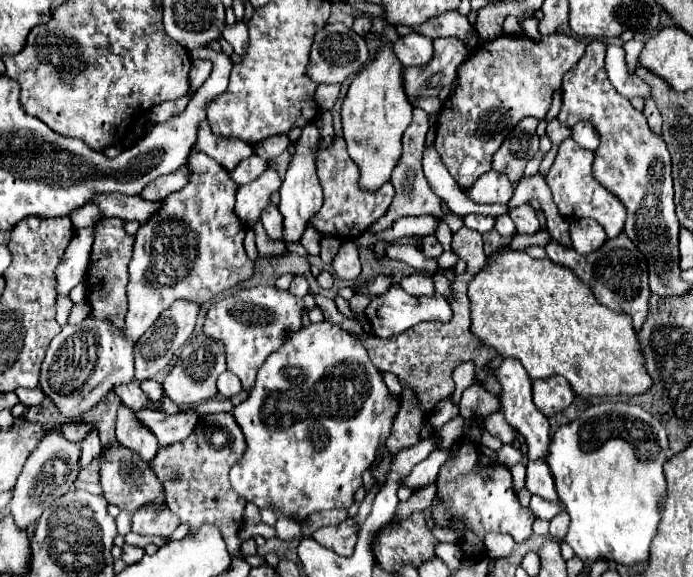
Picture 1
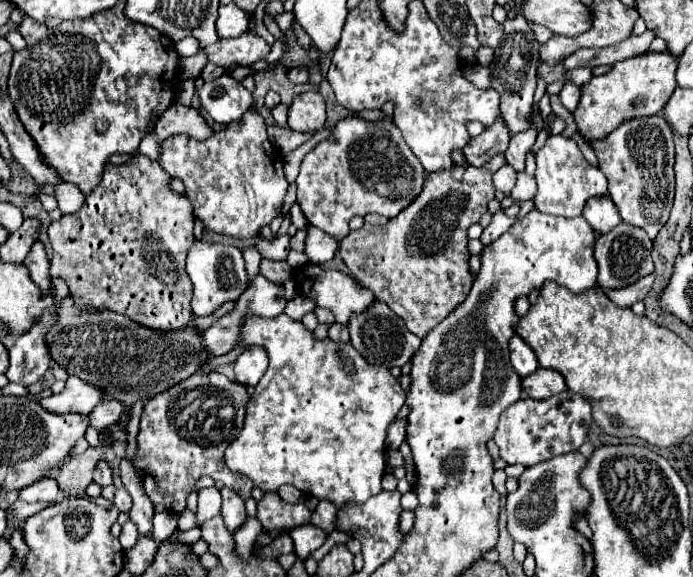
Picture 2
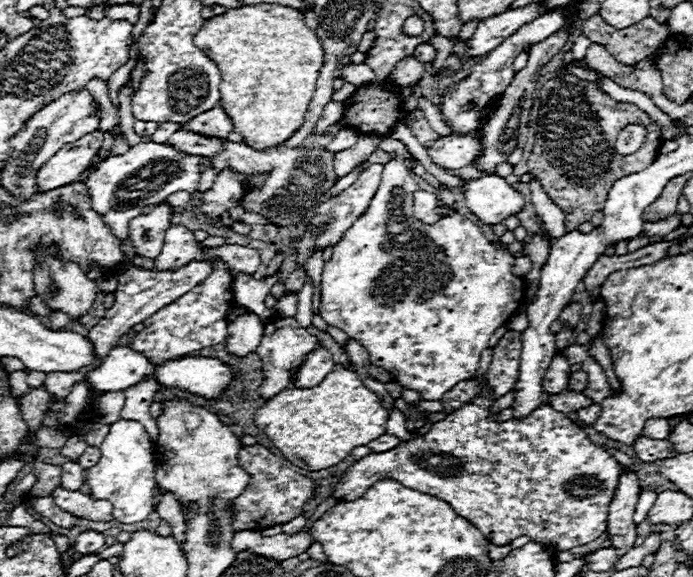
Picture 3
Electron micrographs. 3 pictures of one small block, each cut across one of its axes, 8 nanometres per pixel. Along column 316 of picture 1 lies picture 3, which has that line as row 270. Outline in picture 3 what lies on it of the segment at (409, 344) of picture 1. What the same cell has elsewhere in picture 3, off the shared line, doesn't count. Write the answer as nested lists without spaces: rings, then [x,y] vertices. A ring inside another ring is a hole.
[[[296,268],[296,270],[286,278],[284,288],[286,288],[286,292],[300,292],[300,288],[304,286],[304,282],[306,282],[306,270]]]

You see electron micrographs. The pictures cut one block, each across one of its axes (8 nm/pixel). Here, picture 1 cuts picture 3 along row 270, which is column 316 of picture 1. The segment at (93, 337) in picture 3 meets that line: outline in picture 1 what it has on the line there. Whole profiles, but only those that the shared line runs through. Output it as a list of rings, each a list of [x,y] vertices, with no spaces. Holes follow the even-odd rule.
[[[314,122],[302,128],[302,136],[296,140],[296,150],[292,154],[292,160],[288,164],[282,188],[280,188],[280,212],[284,216],[284,242],[298,242],[302,238],[304,228],[308,226],[310,218],[320,210],[324,196],[322,186],[316,176],[316,154],[320,146],[320,130]]]

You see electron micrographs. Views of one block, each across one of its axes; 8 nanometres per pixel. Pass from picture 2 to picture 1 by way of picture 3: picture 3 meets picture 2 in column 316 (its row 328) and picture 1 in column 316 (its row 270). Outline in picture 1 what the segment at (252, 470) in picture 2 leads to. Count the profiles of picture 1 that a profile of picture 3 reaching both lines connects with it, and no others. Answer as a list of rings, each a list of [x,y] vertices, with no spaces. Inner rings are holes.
[[[316,322],[310,326],[302,326],[300,330],[292,330],[288,332],[288,340],[284,342],[284,346],[280,346],[278,350],[274,350],[268,360],[262,364],[262,368],[258,370],[256,376],[256,384],[250,390],[250,396],[234,406],[232,414],[238,422],[238,426],[244,432],[246,438],[246,452],[244,456],[232,466],[230,470],[230,484],[232,488],[246,498],[248,502],[254,502],[258,508],[268,508],[268,510],[278,510],[282,516],[288,516],[296,522],[304,522],[310,514],[314,512],[322,512],[322,510],[332,510],[332,508],[350,508],[354,504],[354,494],[356,490],[362,486],[362,472],[368,470],[376,456],[378,456],[378,448],[386,442],[390,430],[392,430],[392,422],[398,414],[400,400],[398,396],[392,396],[388,386],[382,380],[382,372],[374,368],[374,364],[368,358],[366,348],[362,346],[362,342],[358,338],[354,338],[352,334],[348,334],[346,330],[342,330],[340,326],[334,326],[330,322]]]

